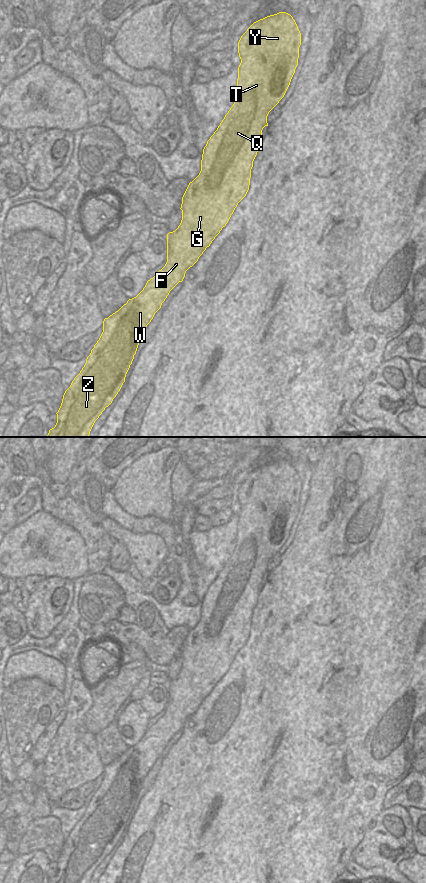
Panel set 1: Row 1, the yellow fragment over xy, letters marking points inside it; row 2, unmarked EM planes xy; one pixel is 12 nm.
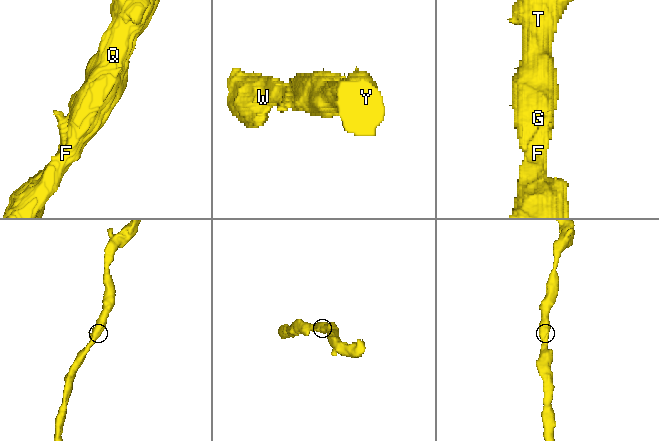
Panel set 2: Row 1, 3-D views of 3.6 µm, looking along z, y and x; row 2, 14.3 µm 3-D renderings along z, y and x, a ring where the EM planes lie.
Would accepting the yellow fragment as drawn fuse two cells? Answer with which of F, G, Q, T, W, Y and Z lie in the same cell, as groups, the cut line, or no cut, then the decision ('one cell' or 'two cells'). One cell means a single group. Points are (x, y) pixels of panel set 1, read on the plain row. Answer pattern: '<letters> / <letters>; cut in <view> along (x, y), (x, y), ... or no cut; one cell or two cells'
F G Q T W Y Z; no cut; one cell

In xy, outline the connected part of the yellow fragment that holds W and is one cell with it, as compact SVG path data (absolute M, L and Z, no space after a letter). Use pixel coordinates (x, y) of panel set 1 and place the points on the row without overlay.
M279 460L254 470L241 484L238 490L238 501L241 511L238 515L237 542L217 578L207 589L203 597L201 619L189 631L182 645L182 668L178 676L167 682L167 710L158 721L147 729L143 738L129 747L118 759L105 766L103 780L86 807L80 821L74 826L65 839L57 862L57 871L49 878L48 883L90 883L90 879L102 860L108 855L125 830L126 822L132 812L143 780L161 756L170 739L182 730L186 719L192 715L210 694L215 685L228 671L238 651L246 644L251 626L253 609L260 593L262 578L268 574L269 560L284 545L298 513L301 481L293 465L286 460Z

